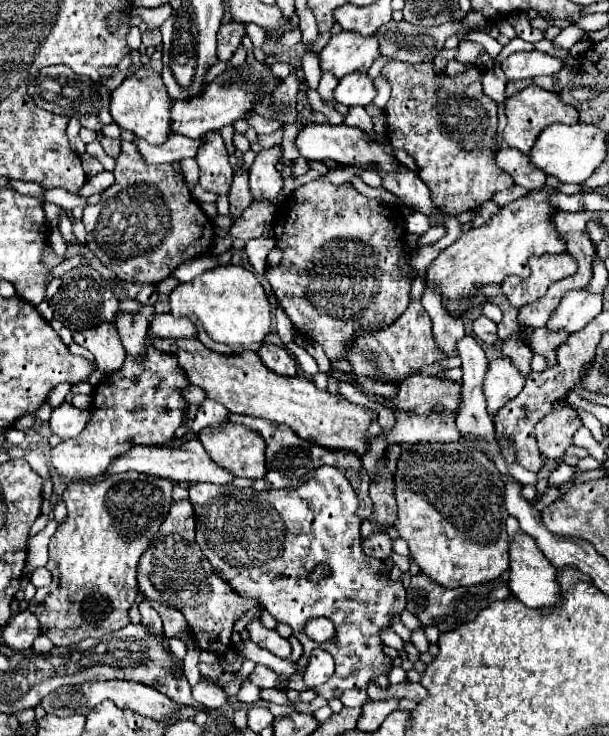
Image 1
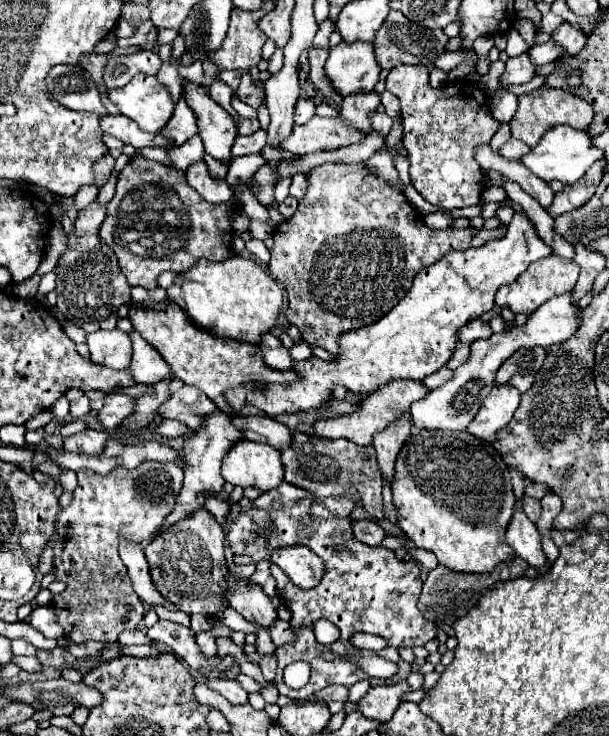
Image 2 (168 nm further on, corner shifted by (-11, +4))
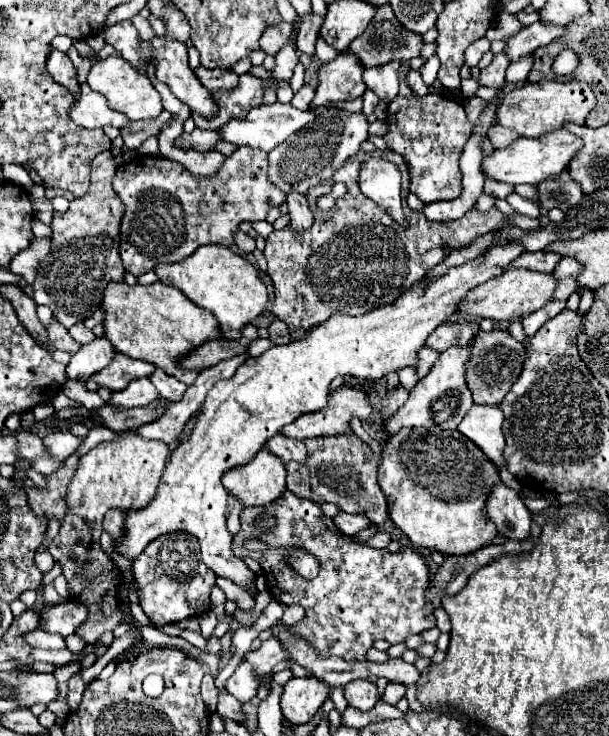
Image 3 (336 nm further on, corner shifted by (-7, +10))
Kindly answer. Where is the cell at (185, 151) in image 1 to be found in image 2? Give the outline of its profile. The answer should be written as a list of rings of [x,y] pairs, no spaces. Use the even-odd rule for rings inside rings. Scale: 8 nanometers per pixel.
[[[105,114],[101,118],[101,130],[105,134],[111,134],[115,138],[119,138],[123,144],[131,144],[137,150],[151,146],[151,148],[173,148],[171,142],[167,142],[167,138],[159,138],[159,134],[147,134],[143,130],[139,130],[135,126],[135,122],[131,122],[131,118],[119,114],[119,116],[111,116]]]

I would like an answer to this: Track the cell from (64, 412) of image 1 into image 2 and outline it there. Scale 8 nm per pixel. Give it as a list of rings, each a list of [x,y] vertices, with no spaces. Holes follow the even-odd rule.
[[[109,394],[105,398],[105,406],[99,410],[97,420],[105,428],[117,428],[129,414],[133,412],[133,398],[127,394]]]

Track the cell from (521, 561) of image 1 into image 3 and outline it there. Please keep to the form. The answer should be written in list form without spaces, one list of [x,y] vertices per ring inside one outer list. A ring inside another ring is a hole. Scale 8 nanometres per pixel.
[[[499,484],[487,500],[487,514],[495,522],[499,534],[509,540],[525,540],[531,534],[531,512],[523,504],[521,496]]]

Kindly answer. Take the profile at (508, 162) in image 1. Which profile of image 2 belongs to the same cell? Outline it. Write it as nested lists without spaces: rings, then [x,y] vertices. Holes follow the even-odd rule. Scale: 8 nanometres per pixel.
[[[509,138],[501,148],[499,148],[499,154],[505,156],[505,158],[511,158],[511,160],[519,160],[523,154],[527,154],[531,148],[527,144],[523,144],[521,140],[515,140],[515,138]]]

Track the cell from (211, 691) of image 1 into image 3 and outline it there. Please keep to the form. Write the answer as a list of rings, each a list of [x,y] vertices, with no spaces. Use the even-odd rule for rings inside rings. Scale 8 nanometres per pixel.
[[[241,662],[239,668],[235,670],[235,674],[227,680],[225,684],[227,692],[233,694],[239,702],[249,702],[255,694],[257,694],[257,688],[259,688],[259,682],[257,678],[253,676],[253,668],[249,662]]]

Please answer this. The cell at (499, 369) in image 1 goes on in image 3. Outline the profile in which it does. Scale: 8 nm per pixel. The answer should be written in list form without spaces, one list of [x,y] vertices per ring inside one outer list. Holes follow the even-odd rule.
[[[475,404],[459,424],[459,432],[465,434],[471,442],[475,442],[487,456],[493,460],[499,468],[501,482],[503,484],[517,484],[517,492],[523,492],[523,486],[515,476],[511,476],[503,468],[503,446],[505,446],[505,436],[501,430],[503,424],[503,410],[499,406],[485,406],[485,404]]]

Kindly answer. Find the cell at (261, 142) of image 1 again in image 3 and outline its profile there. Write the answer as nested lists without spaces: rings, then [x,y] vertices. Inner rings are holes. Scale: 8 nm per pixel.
[[[195,128],[191,134],[183,134],[175,144],[179,148],[193,148],[193,150],[203,150],[203,152],[209,152],[215,148],[215,144],[221,142],[221,136],[219,132],[213,132],[213,130],[199,130]]]

